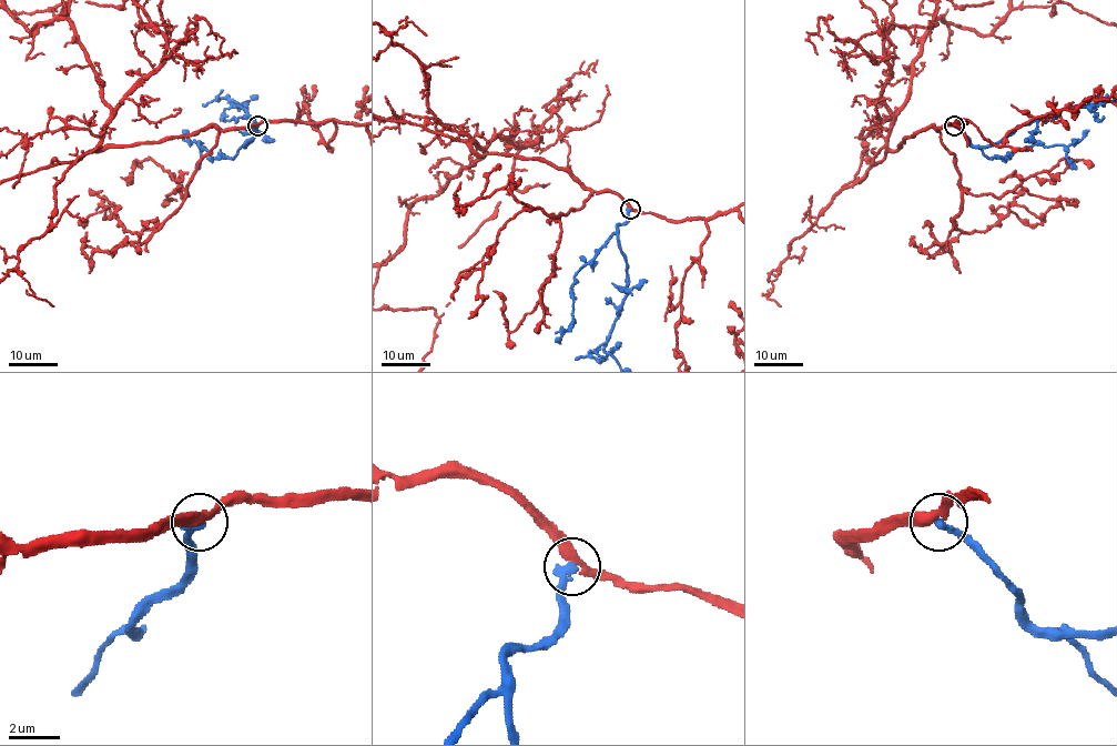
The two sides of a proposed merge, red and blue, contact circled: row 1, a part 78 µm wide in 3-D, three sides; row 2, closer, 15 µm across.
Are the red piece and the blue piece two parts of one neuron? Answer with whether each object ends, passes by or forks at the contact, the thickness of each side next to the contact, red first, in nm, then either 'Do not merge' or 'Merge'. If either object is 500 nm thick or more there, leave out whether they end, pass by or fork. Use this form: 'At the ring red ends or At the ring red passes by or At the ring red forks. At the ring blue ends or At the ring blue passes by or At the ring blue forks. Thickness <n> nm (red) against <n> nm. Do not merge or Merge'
At the ring red passes by. At the ring blue ends. Thickness 360 nm (red) against 320 nm. Merge

